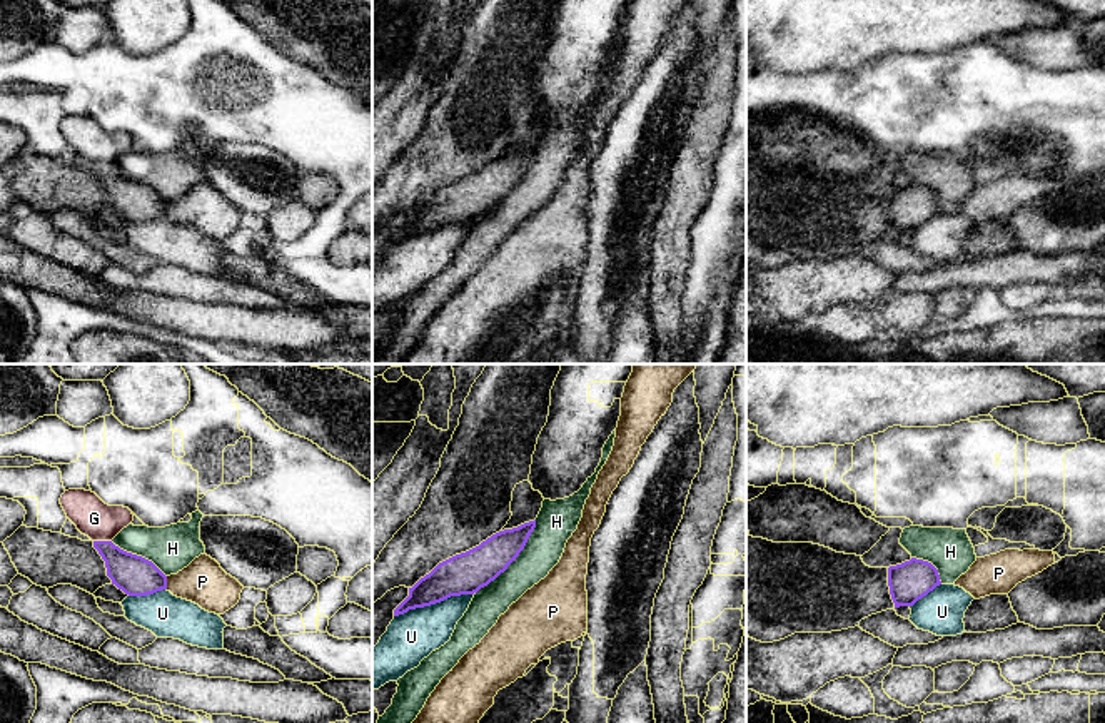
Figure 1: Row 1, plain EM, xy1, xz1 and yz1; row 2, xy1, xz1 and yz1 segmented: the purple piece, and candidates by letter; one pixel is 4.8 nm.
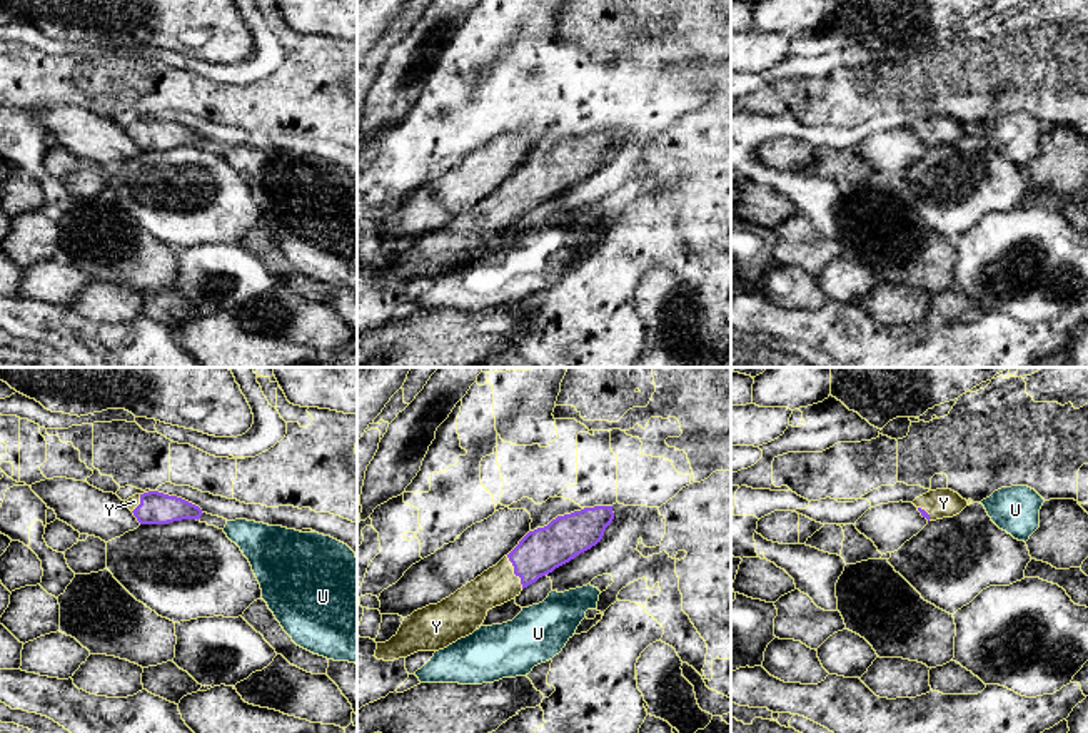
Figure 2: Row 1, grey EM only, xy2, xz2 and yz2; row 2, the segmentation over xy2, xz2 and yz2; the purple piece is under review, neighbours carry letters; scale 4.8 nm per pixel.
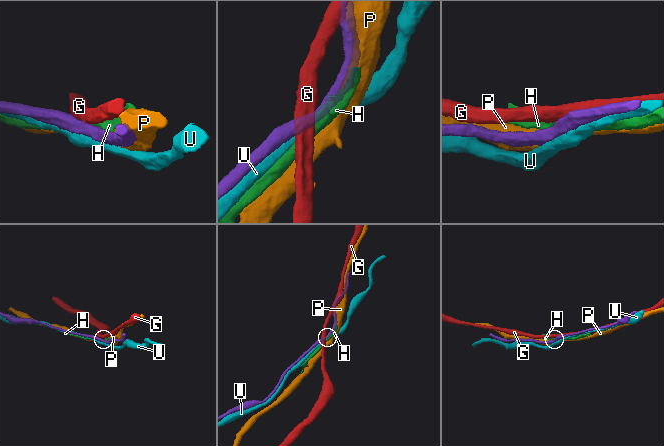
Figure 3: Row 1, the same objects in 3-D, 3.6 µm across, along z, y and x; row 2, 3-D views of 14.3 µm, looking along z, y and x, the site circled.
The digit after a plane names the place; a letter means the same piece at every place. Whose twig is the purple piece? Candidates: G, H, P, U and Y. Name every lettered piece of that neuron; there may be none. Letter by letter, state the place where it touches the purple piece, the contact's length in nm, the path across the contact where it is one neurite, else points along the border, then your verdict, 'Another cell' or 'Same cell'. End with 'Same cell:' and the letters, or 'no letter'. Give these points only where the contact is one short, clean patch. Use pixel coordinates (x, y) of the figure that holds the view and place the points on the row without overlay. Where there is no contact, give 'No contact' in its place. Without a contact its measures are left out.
G: Touches purple at xy1 (102, 167). Shared border 90 nm. Boundary: xy1 (94, 166), (111, 167). Another cell
H: Touches purple at xz1 (514, 186). Shared border 460 nm. Another cell
P: Touches purple at xy1 (166, 209). Shared border 60 nm. Another cell
U: Touches purple at xz1 (434, 229). Shared border 420 nm. Another cell
Y: Touches purple at xz2 (514, 199). Shared border 180 nm. Path across: xz2 (539, 177), (514, 199), (498, 211). Same cell
Same cell: Y

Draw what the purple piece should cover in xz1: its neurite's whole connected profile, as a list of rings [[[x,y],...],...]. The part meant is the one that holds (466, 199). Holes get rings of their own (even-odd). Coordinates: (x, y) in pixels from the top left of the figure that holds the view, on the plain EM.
[[[536,145],[499,157],[479,172],[439,189],[409,214],[409,222],[394,235],[394,242],[441,229],[451,222],[477,219],[516,187],[534,154]]]

